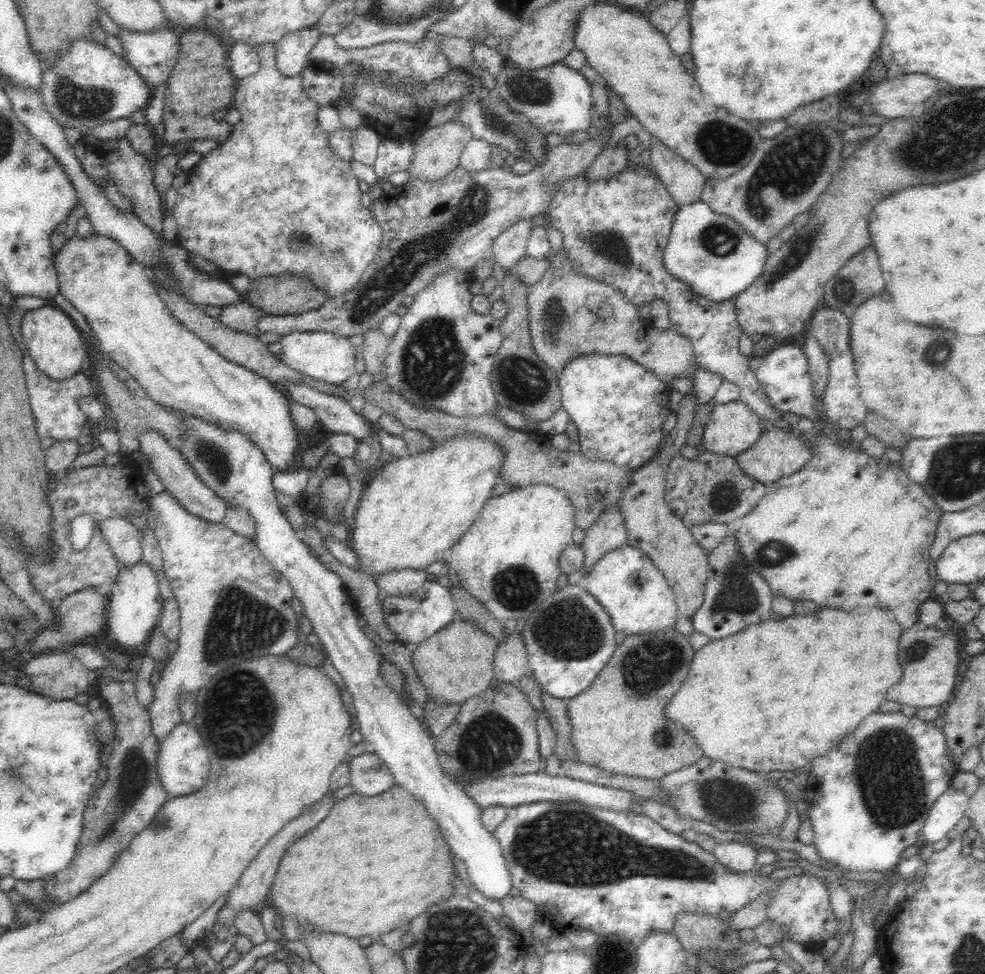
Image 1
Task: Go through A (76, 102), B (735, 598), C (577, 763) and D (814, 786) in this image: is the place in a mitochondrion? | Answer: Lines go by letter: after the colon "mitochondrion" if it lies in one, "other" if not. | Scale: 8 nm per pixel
A: mitochondrion
B: mitochondrion
C: other
D: other

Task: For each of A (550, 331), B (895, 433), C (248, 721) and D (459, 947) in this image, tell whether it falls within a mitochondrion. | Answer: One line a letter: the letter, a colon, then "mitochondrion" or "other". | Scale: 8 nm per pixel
A: mitochondrion
B: other
C: mitochondrion
D: mitochondrion

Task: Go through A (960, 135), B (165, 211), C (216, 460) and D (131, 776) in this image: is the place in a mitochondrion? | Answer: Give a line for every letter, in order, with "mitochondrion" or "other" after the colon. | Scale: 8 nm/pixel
A: mitochondrion
B: other
C: mitochondrion
D: mitochondrion

